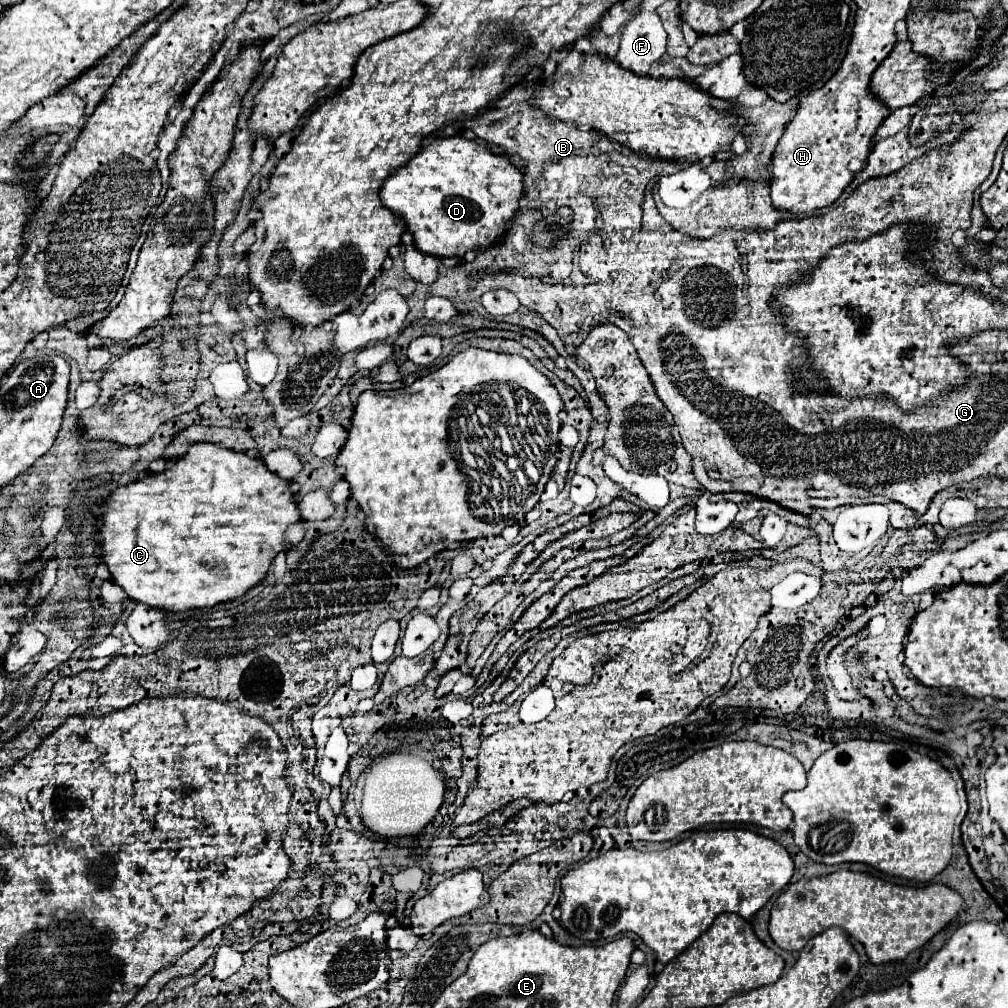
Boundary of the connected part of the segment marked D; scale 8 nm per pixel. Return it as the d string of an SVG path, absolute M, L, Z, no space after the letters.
M437 137L427 147L423 147L407 165L399 167L393 175L387 177L379 193L381 203L403 217L407 229L415 239L415 247L421 253L433 257L451 257L465 255L471 249L491 245L503 231L507 221L513 219L519 209L519 199L523 197L523 175L517 167L511 165L507 155L491 153L487 145L465 139L465 137Z

